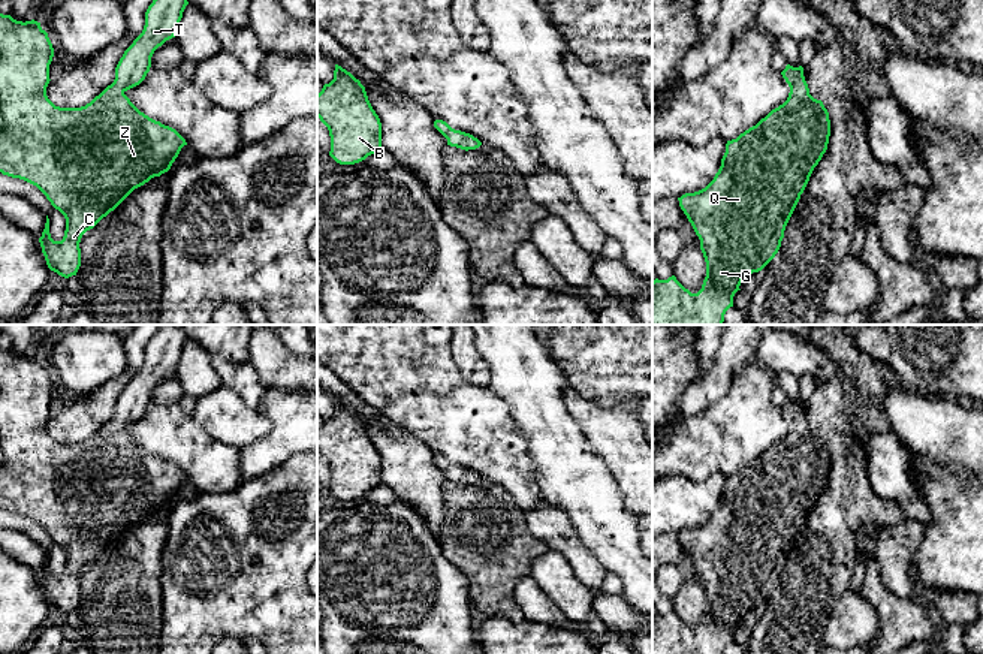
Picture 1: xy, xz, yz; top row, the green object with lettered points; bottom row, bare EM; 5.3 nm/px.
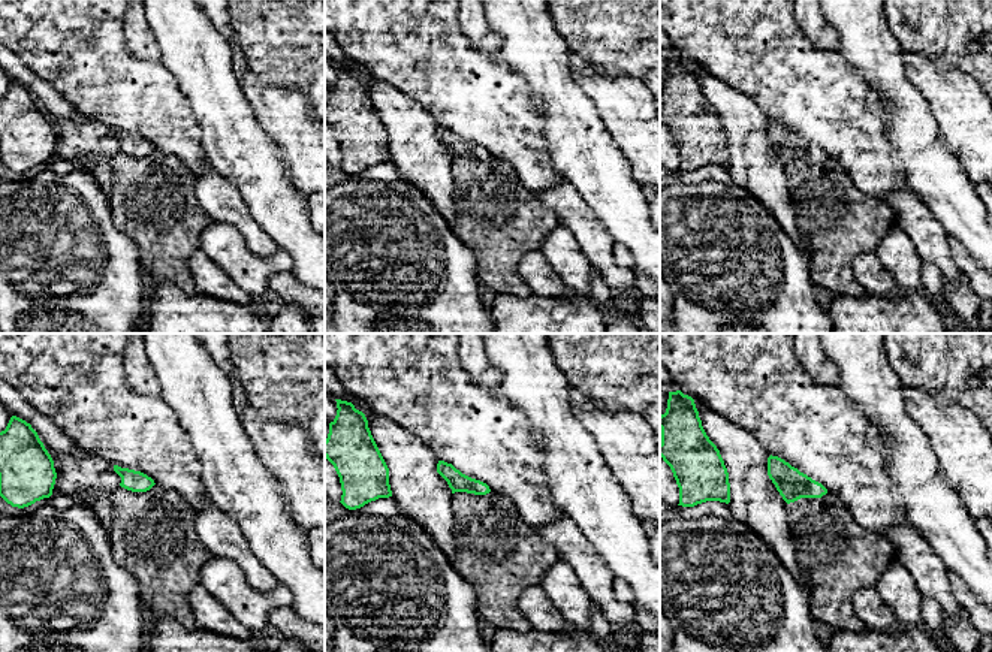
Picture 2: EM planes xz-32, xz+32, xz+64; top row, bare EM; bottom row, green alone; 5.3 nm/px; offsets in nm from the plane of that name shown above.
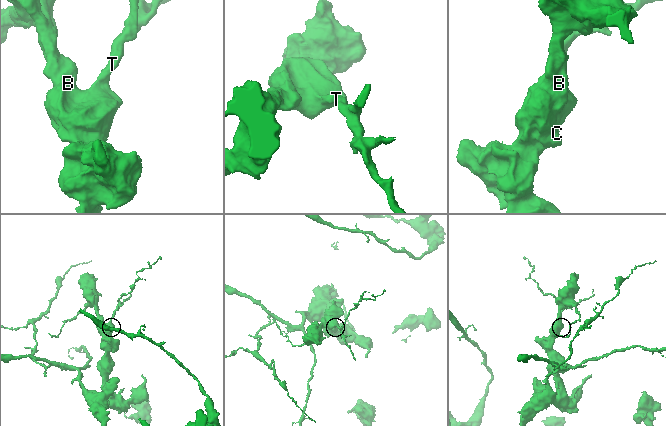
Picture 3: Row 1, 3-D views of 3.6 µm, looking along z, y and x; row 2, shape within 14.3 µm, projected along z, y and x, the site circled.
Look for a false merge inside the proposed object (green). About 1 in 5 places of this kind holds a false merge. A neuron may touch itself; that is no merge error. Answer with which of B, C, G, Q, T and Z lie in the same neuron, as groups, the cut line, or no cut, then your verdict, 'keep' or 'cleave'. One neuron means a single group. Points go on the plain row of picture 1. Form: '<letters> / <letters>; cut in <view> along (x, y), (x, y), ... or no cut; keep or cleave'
B C G Q T Z; no cut; keep

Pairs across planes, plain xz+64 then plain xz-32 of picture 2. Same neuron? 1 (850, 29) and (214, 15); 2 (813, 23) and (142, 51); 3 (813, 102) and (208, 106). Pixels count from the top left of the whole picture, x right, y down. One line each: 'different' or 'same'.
1: different
2: same
3: different

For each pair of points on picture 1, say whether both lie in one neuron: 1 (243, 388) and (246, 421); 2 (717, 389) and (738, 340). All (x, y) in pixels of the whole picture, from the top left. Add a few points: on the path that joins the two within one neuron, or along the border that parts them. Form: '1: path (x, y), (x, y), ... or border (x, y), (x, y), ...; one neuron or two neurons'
1: border (222, 385), (232, 389), (249, 407), (256, 409); two neurons
2: path (717, 377), (733, 352); one neuron

